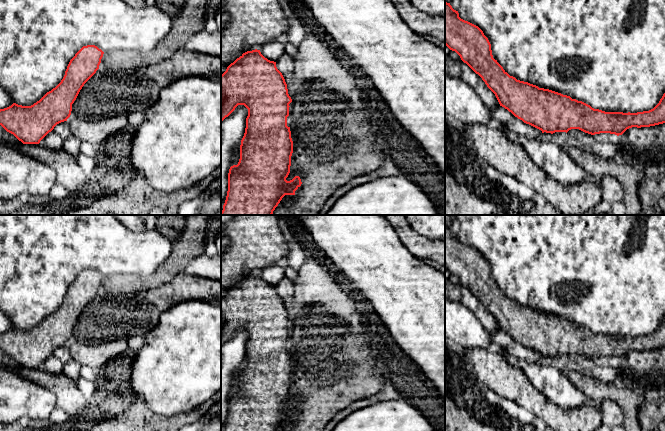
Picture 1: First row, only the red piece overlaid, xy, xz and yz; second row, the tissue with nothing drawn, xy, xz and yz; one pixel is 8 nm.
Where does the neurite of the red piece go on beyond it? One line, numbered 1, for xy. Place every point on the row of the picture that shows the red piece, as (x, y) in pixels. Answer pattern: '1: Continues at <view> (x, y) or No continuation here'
1: No continuation here

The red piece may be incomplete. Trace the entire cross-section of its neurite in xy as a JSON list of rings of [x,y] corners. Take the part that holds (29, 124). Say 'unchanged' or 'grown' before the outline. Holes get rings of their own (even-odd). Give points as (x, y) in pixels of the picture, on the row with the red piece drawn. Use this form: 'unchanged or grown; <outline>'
unchanged; [[[95,45],[83,46],[70,60],[61,82],[39,101],[31,106],[13,103],[7,108],[0,109],[0,125],[23,144],[39,144],[57,124],[67,121],[70,117],[72,104],[84,84],[99,69],[103,54],[104,52]]]

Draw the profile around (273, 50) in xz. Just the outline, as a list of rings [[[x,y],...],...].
[[[270,41],[261,45],[259,50],[265,58],[277,62],[285,53],[285,44],[279,41]]]

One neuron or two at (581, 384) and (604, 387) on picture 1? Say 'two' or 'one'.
one

